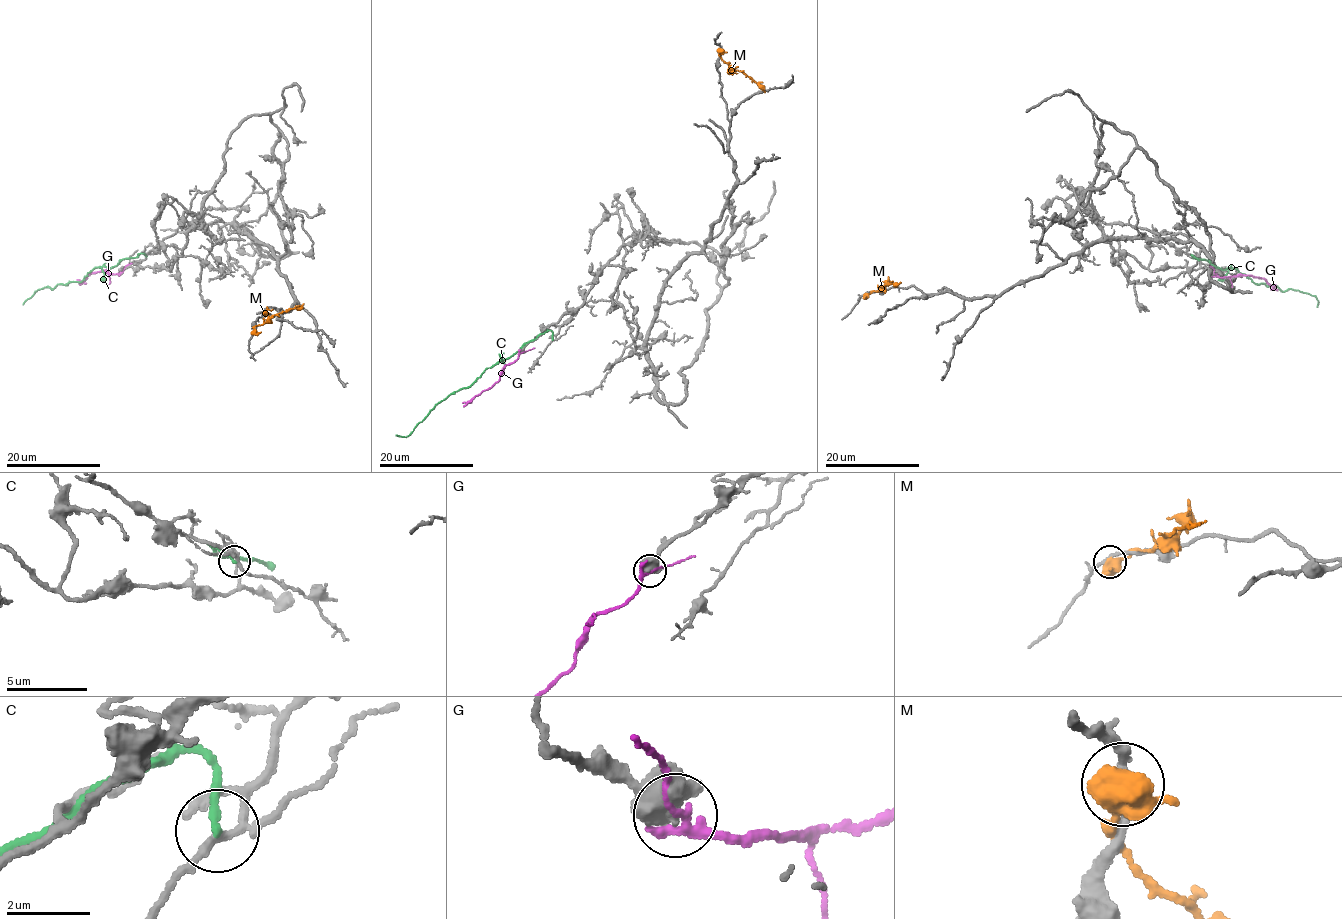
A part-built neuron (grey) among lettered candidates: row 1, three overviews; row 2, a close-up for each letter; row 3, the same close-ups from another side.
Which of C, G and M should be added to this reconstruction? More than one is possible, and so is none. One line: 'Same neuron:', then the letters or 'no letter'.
Same neuron: no letter

